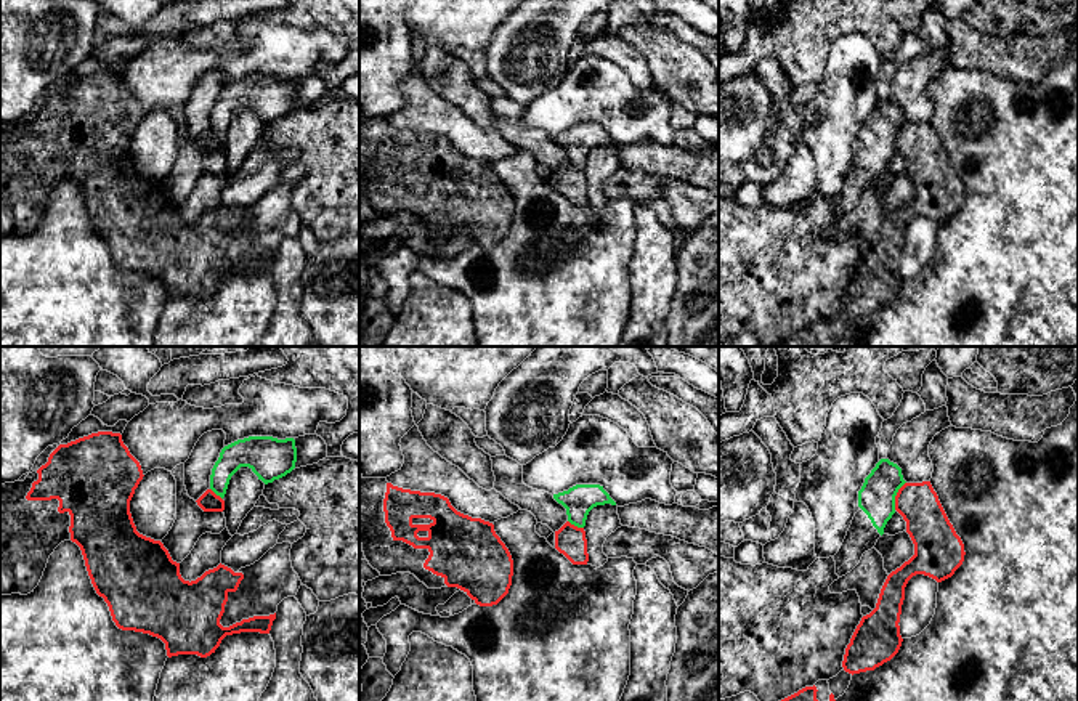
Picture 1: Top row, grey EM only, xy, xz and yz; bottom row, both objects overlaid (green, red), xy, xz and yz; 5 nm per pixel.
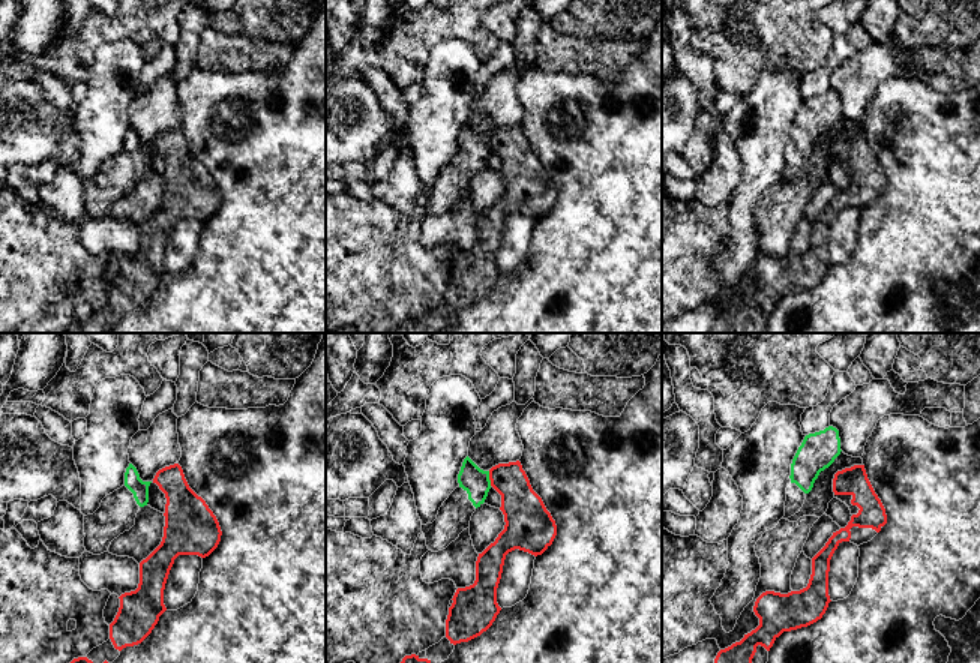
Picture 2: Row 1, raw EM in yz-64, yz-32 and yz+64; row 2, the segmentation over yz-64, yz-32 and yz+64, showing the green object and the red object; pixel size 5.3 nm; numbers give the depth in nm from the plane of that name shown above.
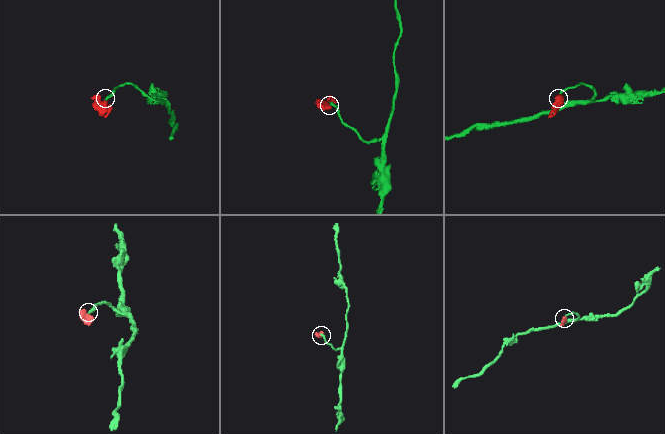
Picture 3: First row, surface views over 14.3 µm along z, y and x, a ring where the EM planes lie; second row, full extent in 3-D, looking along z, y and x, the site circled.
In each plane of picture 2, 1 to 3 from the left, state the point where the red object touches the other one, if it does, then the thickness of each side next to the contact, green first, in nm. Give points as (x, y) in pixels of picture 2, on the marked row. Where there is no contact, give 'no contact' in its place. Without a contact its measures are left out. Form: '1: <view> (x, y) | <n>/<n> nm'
1: no contact
2: yz-32 (488, 479) | 150/220 nm
3: no contact

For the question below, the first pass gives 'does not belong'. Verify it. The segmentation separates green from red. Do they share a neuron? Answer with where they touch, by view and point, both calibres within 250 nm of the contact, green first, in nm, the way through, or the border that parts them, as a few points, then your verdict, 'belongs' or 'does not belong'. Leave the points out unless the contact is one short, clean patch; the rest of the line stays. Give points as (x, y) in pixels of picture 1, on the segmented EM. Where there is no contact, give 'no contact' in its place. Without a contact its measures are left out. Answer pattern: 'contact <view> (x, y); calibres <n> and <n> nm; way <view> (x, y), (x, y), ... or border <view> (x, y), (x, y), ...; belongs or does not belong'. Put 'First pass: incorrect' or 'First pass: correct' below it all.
contact yz (895, 494); calibres 190 and 220 nm; border yz (905, 482), (895, 496), (894, 509); does not belong
First pass: correct

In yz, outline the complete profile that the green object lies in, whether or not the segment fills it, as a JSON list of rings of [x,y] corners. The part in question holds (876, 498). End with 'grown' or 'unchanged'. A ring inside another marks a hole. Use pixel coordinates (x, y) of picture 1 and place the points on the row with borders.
[[[881,459],[865,478],[858,491],[860,510],[855,513],[839,552],[833,557],[839,577],[850,573],[865,552],[874,549],[895,513],[895,496],[905,483],[902,468],[889,459]]] | grown

